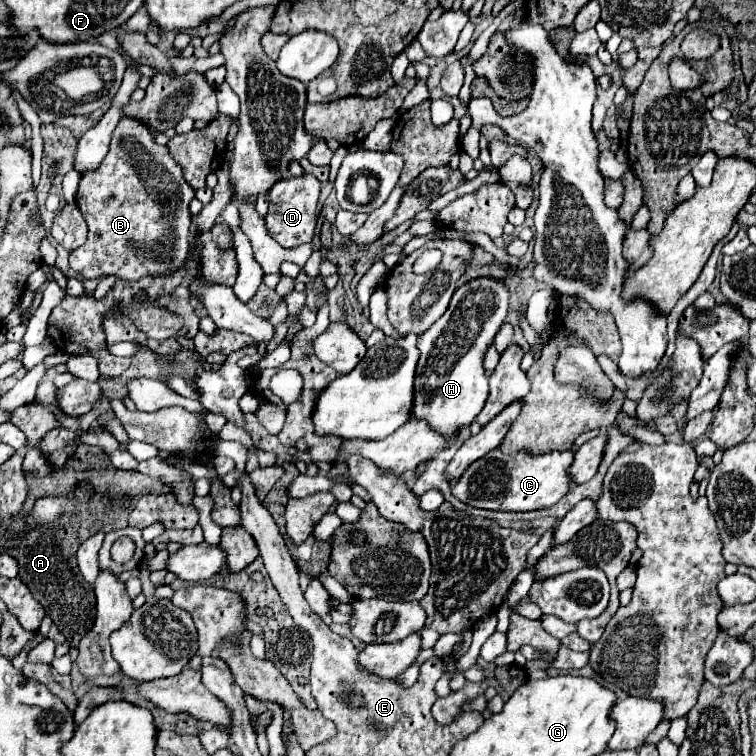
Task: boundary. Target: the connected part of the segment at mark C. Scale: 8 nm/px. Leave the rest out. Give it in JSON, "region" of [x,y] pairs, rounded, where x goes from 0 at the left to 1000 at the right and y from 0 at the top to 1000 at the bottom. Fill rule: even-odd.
{"region":[[[656,593],[616,619],[611,632],[598,643],[598,653],[614,667],[640,675],[701,677],[728,672],[754,648],[757,638],[751,630],[751,619],[757,608],[757,595],[725,598],[714,603],[685,598],[680,601],[680,608],[664,608],[664,598]]]}

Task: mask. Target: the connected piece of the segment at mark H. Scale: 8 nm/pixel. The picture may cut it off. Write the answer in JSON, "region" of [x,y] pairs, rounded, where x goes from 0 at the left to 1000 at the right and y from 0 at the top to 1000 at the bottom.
{"region":[[[651,368],[624,370],[622,376],[614,376],[601,386],[590,415],[582,423],[577,423],[563,437],[563,442],[553,444],[550,458],[556,463],[556,474],[553,474],[550,500],[548,500],[548,537],[542,542],[542,550],[561,556],[571,569],[585,574],[587,579],[601,577],[611,566],[622,563],[627,553],[635,548],[646,526],[646,497],[638,487],[638,471],[672,415],[672,397],[675,397],[672,381],[664,373]]]}

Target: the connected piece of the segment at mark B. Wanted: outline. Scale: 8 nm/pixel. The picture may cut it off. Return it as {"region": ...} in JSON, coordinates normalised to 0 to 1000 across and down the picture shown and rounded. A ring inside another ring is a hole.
{"region":[[[161,156],[156,161],[156,167],[151,169],[151,177],[148,177],[148,188],[146,188],[146,201],[140,206],[140,212],[132,217],[132,222],[127,228],[119,228],[119,230],[111,230],[108,238],[106,238],[106,246],[103,246],[103,254],[101,254],[101,270],[116,296],[116,317],[108,328],[93,333],[93,354],[106,362],[108,368],[114,370],[124,370],[124,368],[132,368],[132,365],[143,365],[143,362],[151,362],[161,370],[185,370],[188,365],[193,362],[217,362],[217,360],[230,360],[235,354],[243,352],[243,344],[249,339],[249,328],[251,328],[251,280],[249,280],[249,270],[254,265],[254,249],[243,241],[243,233],[241,233],[241,222],[235,220],[235,214],[230,214],[230,209],[225,206],[222,196],[212,193],[204,188],[201,177],[193,172],[193,167],[188,167],[183,159],[177,156]]]}

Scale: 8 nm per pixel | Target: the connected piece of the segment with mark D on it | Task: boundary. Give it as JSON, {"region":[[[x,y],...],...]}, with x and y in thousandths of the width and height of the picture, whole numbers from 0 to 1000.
{"region":[[[402,230],[397,235],[376,235],[357,251],[354,257],[354,280],[349,286],[354,310],[373,325],[373,328],[392,328],[413,317],[418,299],[421,299],[421,259],[423,259],[423,241],[413,230]]]}

